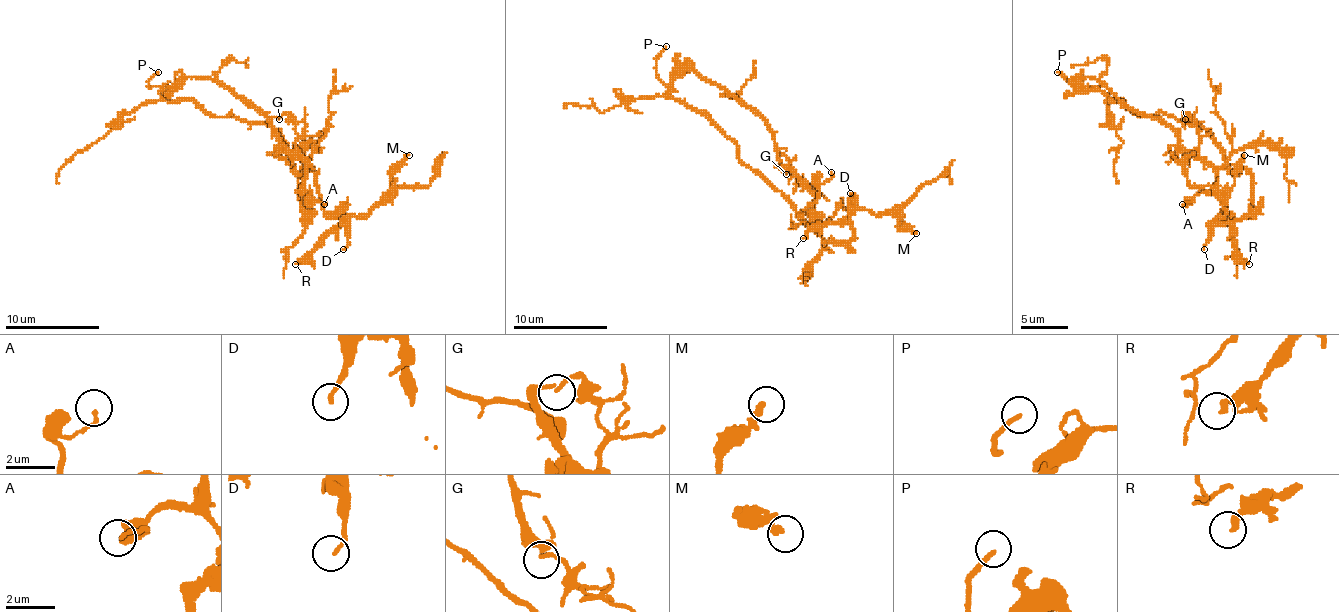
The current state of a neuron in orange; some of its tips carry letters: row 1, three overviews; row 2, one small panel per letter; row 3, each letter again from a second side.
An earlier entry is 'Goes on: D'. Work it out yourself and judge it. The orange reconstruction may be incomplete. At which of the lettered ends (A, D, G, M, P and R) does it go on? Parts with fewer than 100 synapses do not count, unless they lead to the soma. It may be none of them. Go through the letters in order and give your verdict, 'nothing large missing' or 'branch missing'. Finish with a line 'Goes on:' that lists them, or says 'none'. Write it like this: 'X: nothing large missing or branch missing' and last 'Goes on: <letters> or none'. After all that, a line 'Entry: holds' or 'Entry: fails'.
A: nothing large missing
D: nothing large missing
G: nothing large missing
M: nothing large missing
P: branch missing
R: nothing large missing
Goes on: P
Entry: fails

